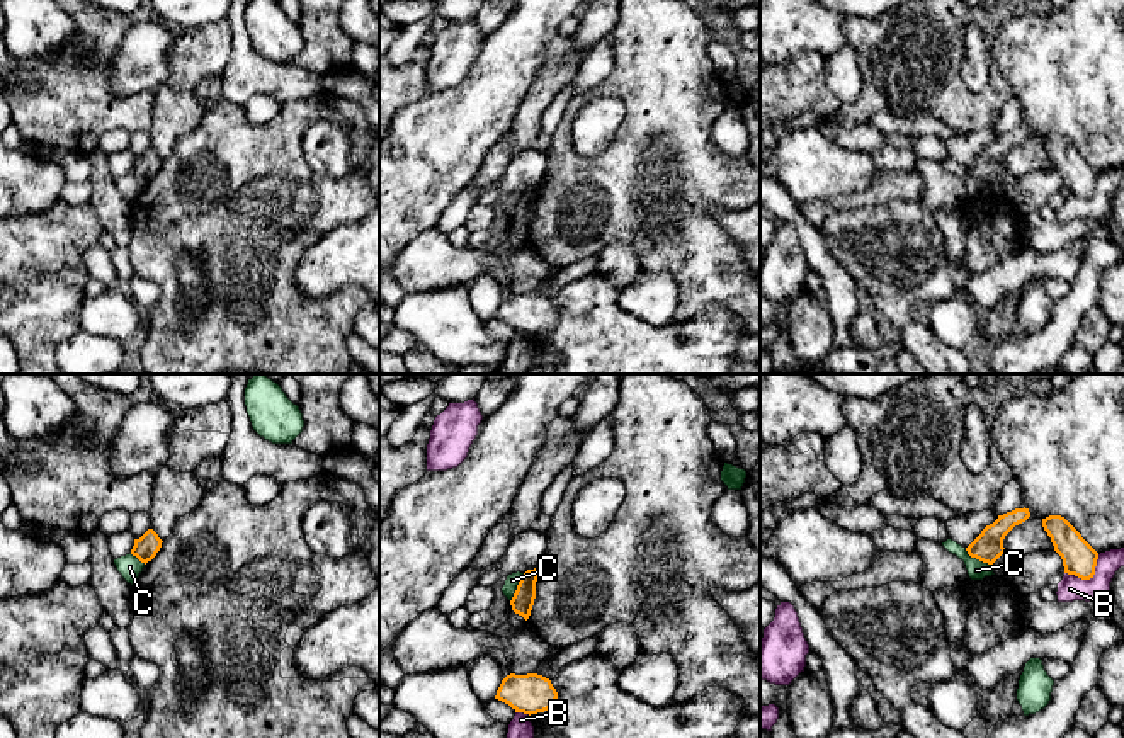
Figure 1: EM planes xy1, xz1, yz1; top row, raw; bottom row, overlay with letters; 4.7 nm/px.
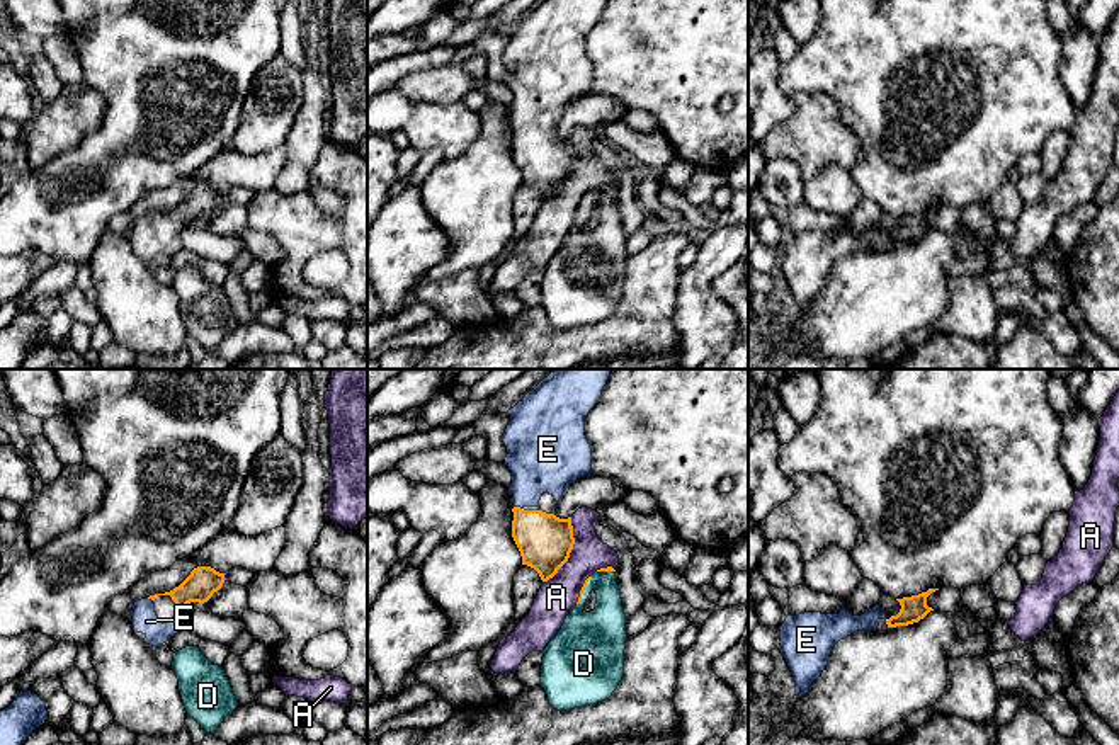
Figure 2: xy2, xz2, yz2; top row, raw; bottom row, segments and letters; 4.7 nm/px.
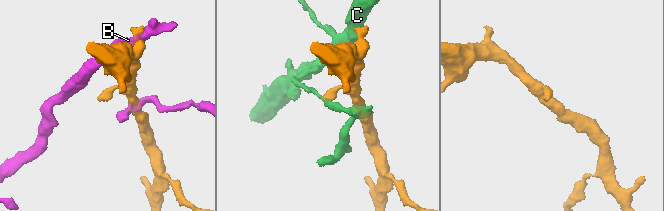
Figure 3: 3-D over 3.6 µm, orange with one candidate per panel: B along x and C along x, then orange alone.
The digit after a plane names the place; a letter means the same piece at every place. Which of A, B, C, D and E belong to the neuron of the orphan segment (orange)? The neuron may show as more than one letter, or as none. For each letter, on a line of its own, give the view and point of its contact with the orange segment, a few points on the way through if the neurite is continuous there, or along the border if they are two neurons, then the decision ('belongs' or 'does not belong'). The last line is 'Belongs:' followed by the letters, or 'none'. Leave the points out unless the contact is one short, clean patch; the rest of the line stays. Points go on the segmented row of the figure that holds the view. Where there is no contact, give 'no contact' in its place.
A: contact xz2 (570, 551); does not belong
B: contact yz1 (1089, 579); does not belong
C: contact yz1 (976, 558); border yz1 (965, 548), (971, 556), (990, 565); does not belong
D: contact xz2 (584, 589); does not belong
E: contact xz2 (519, 507); way xz2 (545, 541), (521, 517), (519, 507), (541, 460); belongs
Belongs: E

